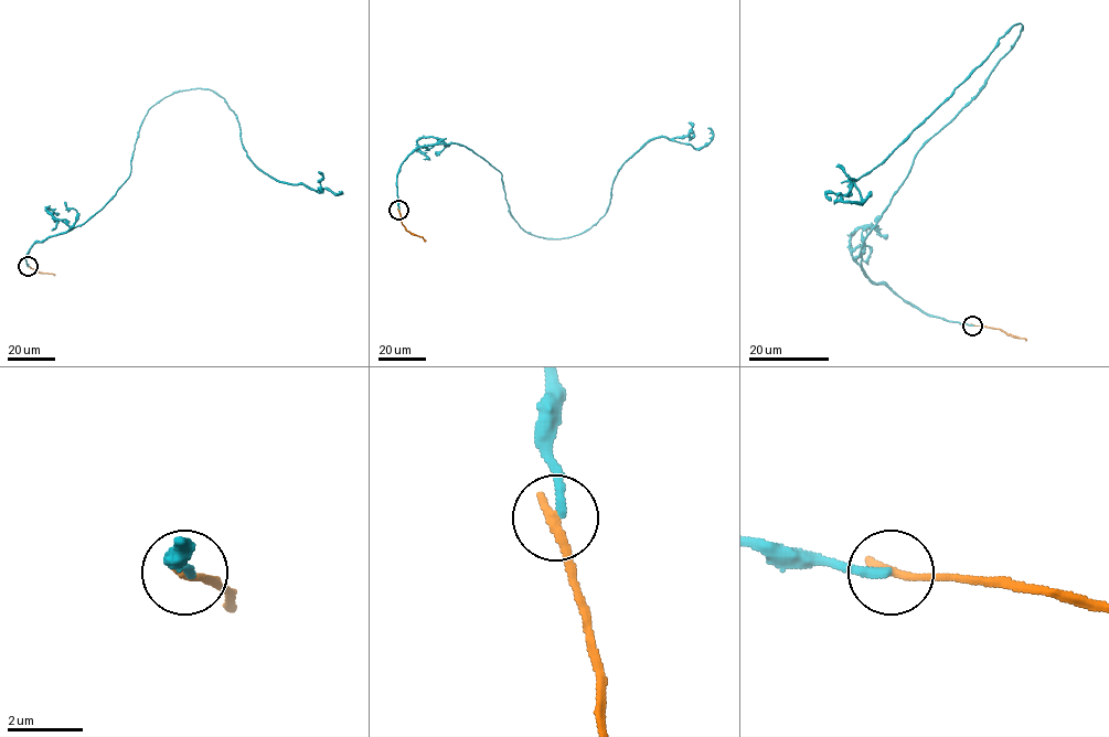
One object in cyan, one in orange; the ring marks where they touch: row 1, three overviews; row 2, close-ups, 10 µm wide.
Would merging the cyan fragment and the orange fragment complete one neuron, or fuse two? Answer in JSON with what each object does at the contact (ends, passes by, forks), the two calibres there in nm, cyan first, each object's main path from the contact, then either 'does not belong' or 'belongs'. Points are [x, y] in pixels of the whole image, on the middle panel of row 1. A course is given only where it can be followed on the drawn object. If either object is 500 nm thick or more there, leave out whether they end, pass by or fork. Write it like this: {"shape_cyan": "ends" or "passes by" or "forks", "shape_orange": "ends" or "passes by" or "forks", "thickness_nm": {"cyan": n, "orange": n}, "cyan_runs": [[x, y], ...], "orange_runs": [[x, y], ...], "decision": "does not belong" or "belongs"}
{"shape_cyan": "ends", "shape_orange": "ends", "thickness_nm": {"cyan": 220, "orange": 280}, "cyan_runs": [[398, 210], [403, 161], [458, 143], [500, 172], [525, 232], [568, 237], [647, 142], [701, 149], [707, 127]], "orange_runs": [[398, 210], [402, 224], [425, 242]], "decision": "does not belong"}

